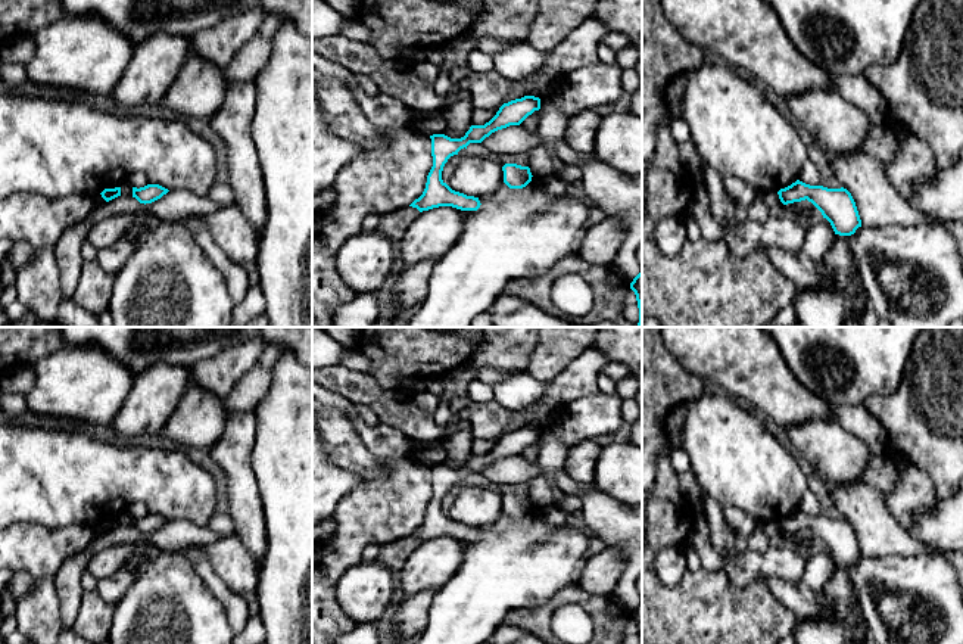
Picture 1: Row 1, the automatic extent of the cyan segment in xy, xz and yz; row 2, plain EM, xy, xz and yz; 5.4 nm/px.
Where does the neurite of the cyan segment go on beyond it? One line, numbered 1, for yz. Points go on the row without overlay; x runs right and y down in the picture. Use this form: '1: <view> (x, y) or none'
1: none

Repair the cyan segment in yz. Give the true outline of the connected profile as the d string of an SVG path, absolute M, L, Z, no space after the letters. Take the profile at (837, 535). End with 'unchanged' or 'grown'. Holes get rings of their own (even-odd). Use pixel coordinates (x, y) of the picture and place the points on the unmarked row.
M800 510L777 522L783 535L808 531L826 548L835 564L851 566L858 557L861 550L851 523L841 519L828 519L823 516L810 516Z | unchanged

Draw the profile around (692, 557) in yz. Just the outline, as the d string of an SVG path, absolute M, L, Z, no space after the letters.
M689 544L685 550L685 557L688 563L688 572L701 570L701 557L694 544Z

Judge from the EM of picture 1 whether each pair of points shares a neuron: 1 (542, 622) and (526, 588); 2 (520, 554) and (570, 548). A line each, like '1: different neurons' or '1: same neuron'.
1: different neurons
2: same neuron

